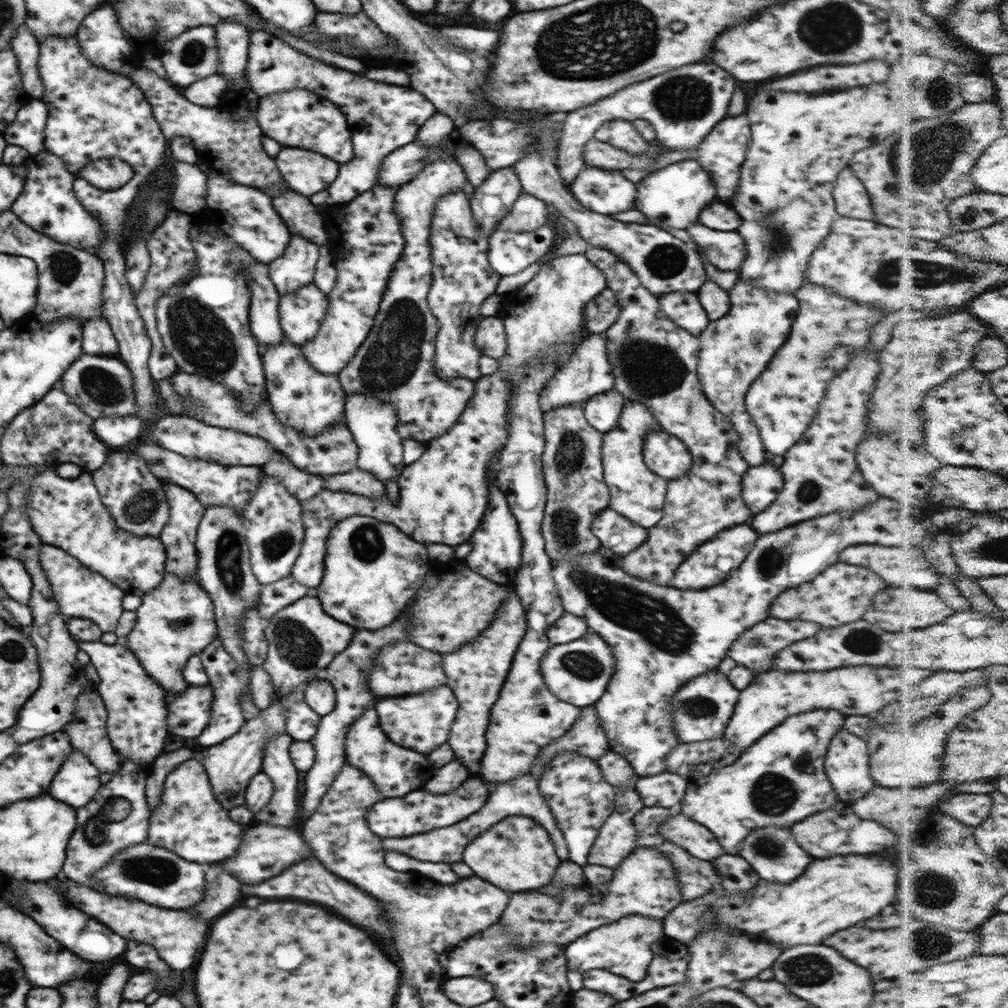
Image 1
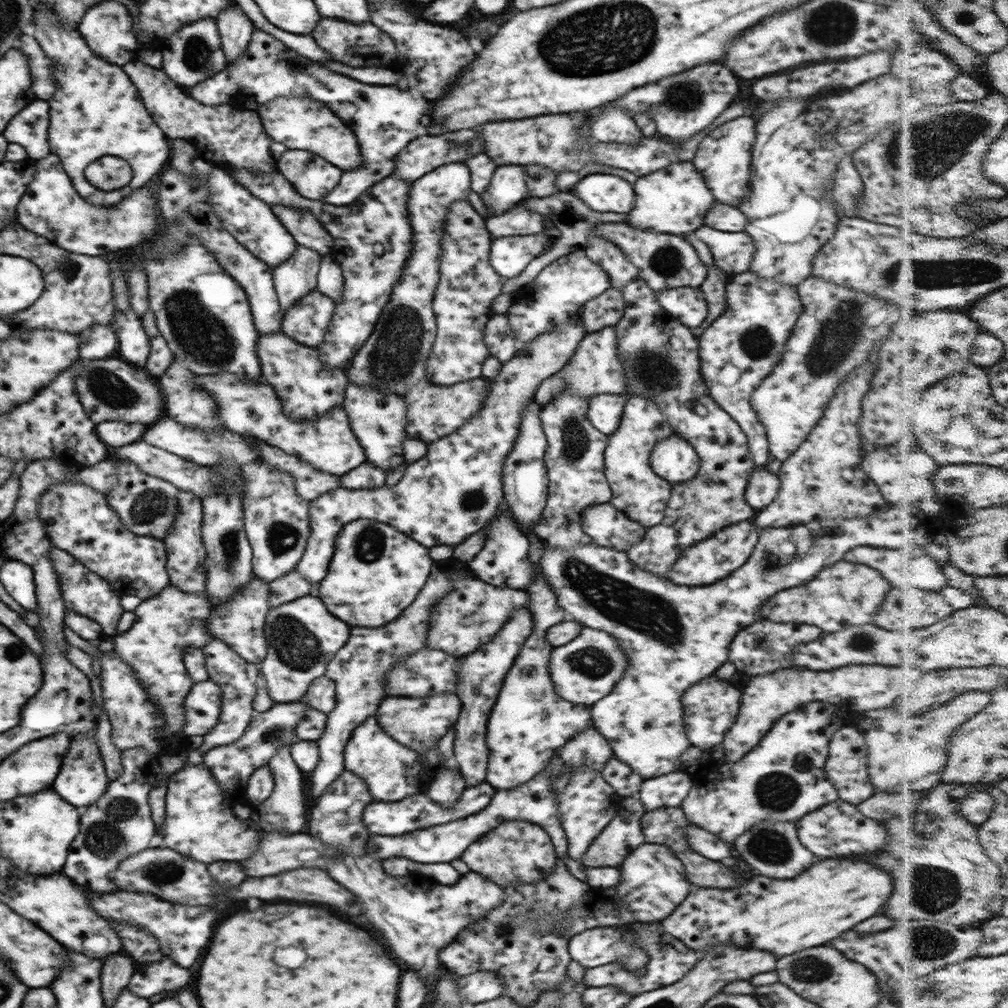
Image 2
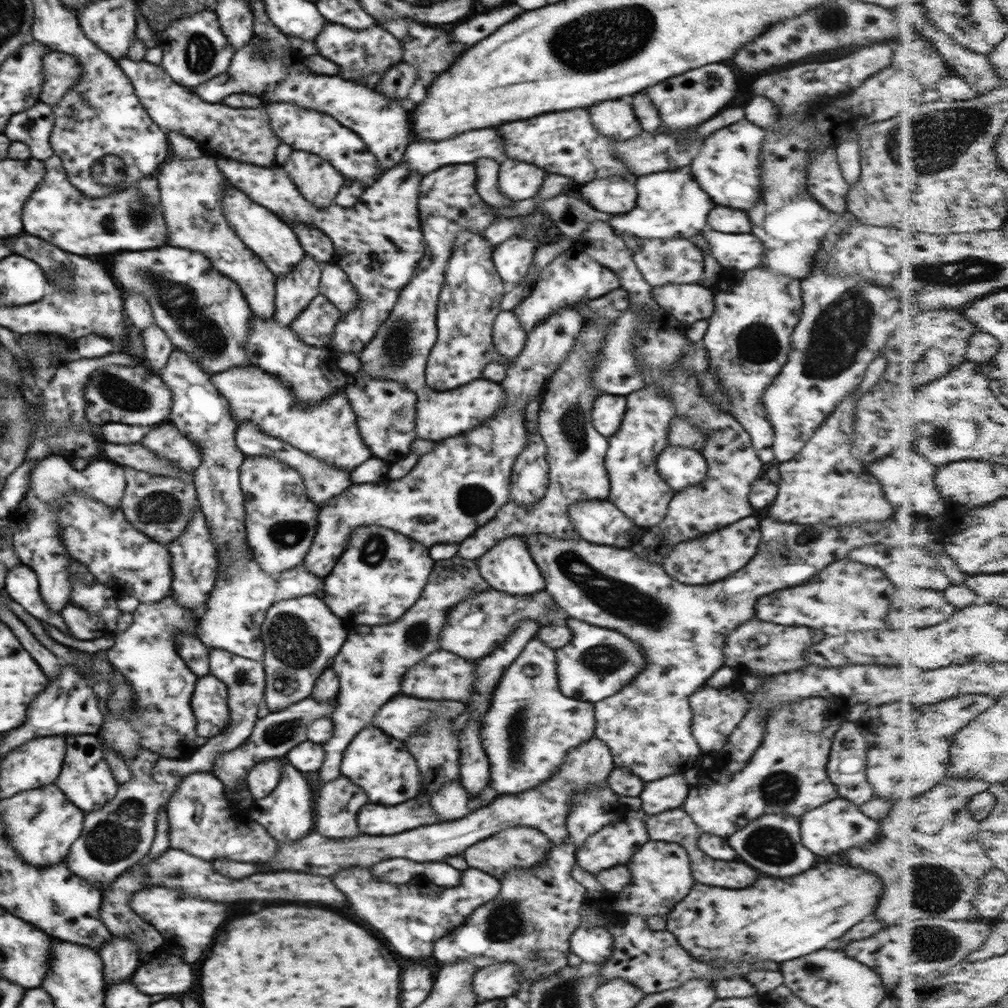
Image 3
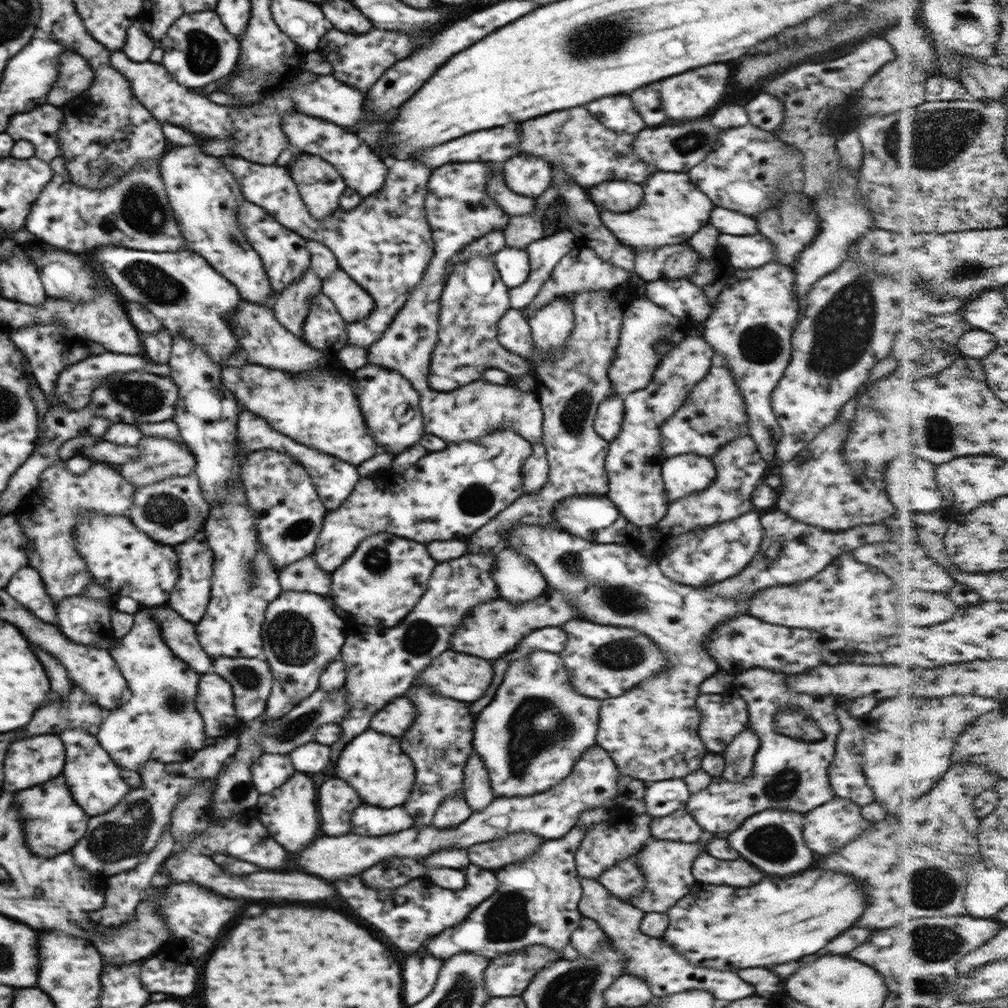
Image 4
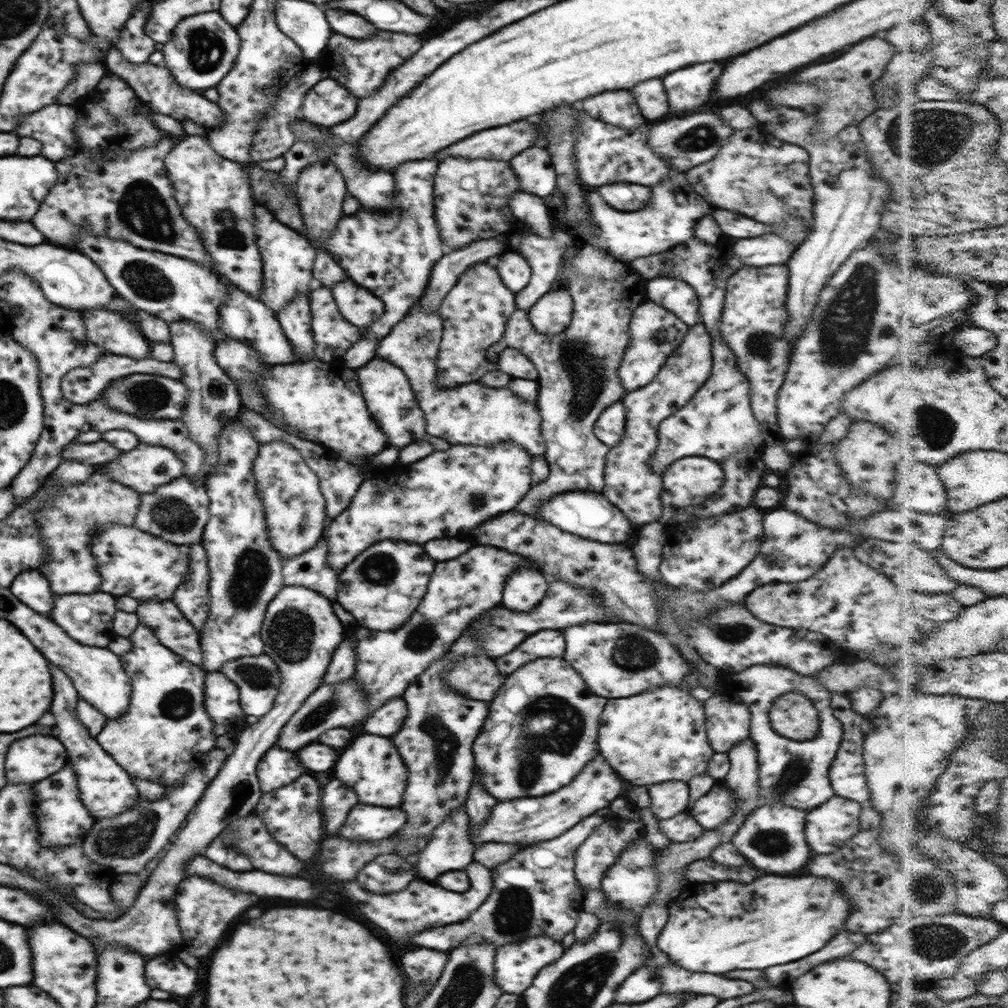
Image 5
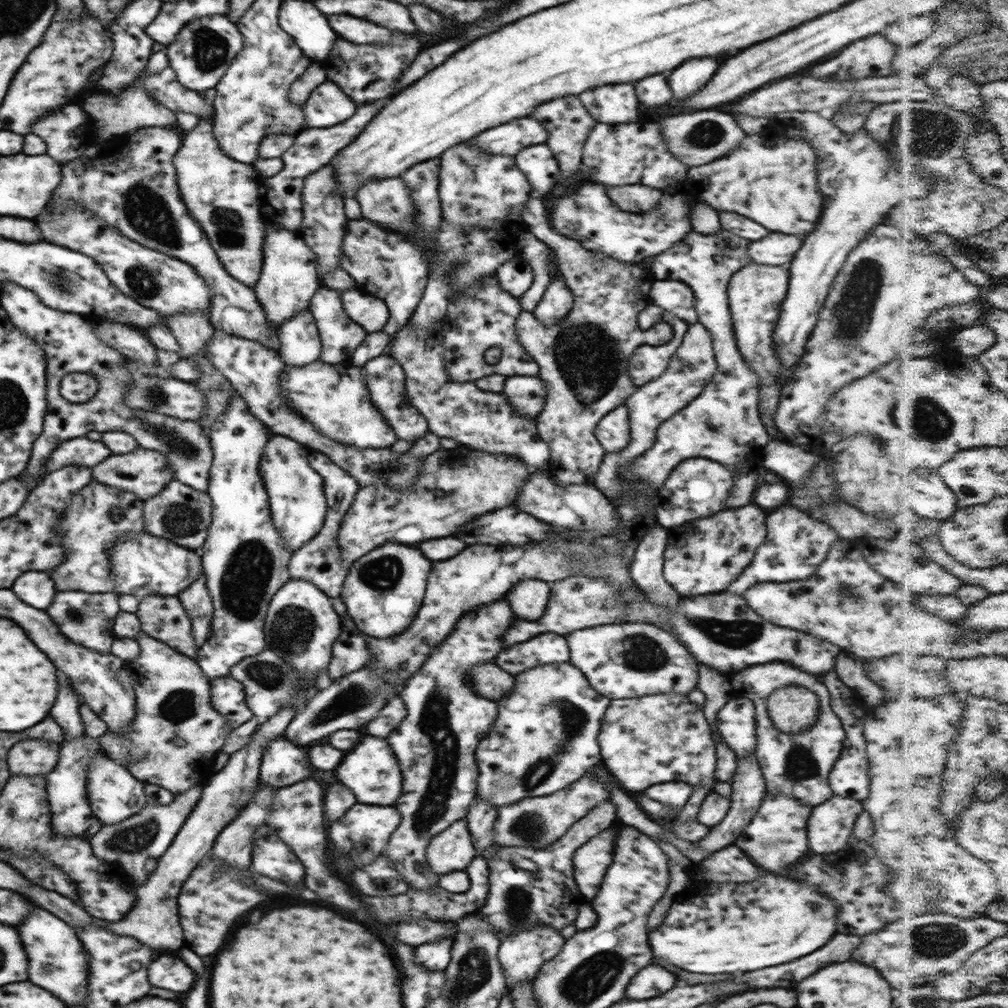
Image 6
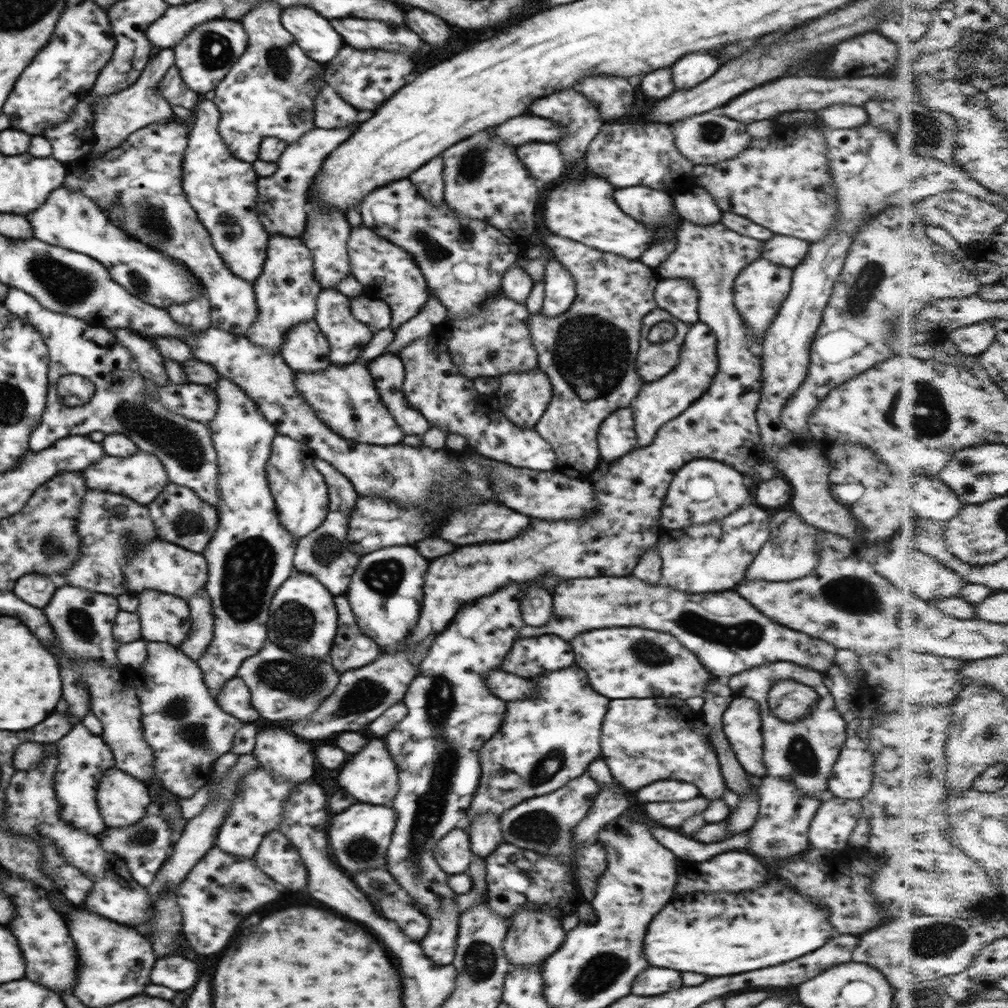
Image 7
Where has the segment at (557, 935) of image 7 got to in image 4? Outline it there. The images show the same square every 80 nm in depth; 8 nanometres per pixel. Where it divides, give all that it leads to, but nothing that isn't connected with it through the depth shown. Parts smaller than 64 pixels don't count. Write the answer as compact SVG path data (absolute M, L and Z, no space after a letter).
M544 945L501 954L483 972L485 990L494 998L521 996L540 969L560 958L562 954Z

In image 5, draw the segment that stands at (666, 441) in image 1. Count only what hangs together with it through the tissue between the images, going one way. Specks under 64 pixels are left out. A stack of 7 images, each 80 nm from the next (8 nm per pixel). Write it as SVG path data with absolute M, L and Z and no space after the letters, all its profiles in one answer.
M686 457L676 460L668 466L663 473L663 487L661 496L662 510L661 522L669 523L675 520L678 513L684 509L691 509L700 505L712 494L716 494L724 484L724 468L719 462L704 457Z

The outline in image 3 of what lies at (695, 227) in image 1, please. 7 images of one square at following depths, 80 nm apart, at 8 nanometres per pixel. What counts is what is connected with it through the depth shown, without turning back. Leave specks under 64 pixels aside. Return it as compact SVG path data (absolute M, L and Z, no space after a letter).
M704 229L700 232L707 238L713 257L721 267L733 271L744 272L761 266L764 247L756 235L724 234L714 229Z

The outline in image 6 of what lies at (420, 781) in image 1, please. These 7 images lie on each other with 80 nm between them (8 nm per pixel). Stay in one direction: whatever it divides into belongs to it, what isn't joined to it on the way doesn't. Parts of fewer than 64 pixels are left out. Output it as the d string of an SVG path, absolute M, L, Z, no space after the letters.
M365 736L356 743L356 746L345 751L344 758L338 765L336 778L356 794L358 802L392 806L392 804L396 804L398 796L402 794L403 782L400 766L396 762L396 755L392 752L391 746L384 738Z

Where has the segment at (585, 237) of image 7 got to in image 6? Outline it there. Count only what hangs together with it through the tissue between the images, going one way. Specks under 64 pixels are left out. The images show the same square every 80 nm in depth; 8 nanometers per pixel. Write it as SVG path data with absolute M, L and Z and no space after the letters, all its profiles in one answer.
M584 184L576 194L564 196L554 200L554 206L549 210L550 225L556 232L568 238L577 240L584 248L590 251L600 252L601 254L611 256L616 260L628 263L640 263L649 256L656 256L665 250L672 248L680 240L684 240L689 235L691 222L691 202L686 198L686 194L680 194L676 190L682 190L681 184L666 187L662 190L662 200L656 208L645 213L624 212L610 201L606 196L607 186L600 184Z

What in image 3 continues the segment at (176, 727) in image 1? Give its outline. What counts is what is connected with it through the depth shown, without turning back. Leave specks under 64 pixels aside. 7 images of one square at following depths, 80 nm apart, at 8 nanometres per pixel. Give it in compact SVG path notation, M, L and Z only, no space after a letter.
M207 675L195 682L191 707L196 717L196 734L210 738L224 732L229 723L227 686L216 677Z

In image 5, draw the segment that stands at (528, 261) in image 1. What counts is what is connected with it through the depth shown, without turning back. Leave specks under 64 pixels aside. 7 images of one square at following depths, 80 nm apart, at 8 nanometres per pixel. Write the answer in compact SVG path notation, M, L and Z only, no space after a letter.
M516 250L502 253L495 269L504 286L507 286L513 293L519 293L528 284L531 277L531 266Z

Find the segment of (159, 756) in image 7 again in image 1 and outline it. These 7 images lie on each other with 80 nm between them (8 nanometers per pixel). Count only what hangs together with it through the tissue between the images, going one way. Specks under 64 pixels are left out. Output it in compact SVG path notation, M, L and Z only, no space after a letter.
M165 570L164 578L141 596L136 611L136 624L124 638L131 650L152 678L166 691L170 702L181 690L190 687L184 681L183 668L191 656L199 655L217 636L215 606L210 595L192 577L177 577Z

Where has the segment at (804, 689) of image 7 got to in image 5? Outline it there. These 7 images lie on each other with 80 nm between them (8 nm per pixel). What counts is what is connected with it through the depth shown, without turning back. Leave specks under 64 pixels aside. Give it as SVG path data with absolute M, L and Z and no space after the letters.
M790 692L771 703L768 718L780 736L792 740L814 738L819 731L818 711L800 692Z

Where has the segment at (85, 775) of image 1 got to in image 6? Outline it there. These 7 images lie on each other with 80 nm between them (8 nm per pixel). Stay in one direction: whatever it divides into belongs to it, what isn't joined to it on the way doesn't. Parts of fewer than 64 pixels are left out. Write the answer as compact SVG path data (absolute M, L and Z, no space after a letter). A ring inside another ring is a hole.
M58 678L58 698L54 708L50 710L52 718L60 724L64 730L64 740L75 740L85 735L85 726L79 713L79 698L76 698L74 690L68 686L70 682L66 678ZM96 753L87 764L87 795L92 812L103 824L116 824L138 814L146 806L144 783L134 778L127 768L102 753Z

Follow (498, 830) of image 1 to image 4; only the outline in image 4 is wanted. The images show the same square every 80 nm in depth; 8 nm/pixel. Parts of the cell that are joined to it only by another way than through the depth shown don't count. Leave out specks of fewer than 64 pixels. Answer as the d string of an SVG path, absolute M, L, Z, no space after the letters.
M519 832L500 840L482 842L480 846L469 846L467 851L471 864L494 872L506 864L526 860L544 841L535 834Z

